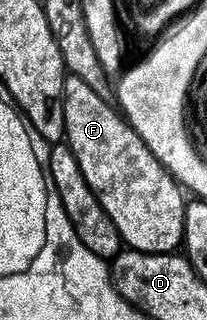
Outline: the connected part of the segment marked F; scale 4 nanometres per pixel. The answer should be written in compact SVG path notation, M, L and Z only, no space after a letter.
M68 74L64 80L64 138L74 152L74 160L78 160L78 168L82 168L82 176L86 176L86 184L90 184L90 192L98 196L98 204L106 208L106 216L114 220L114 228L118 228L120 241L127 249L170 254L183 243L186 194L180 183L158 161L154 152L146 148L142 136L134 132L119 109L112 102L102 100L86 80L73 74Z

